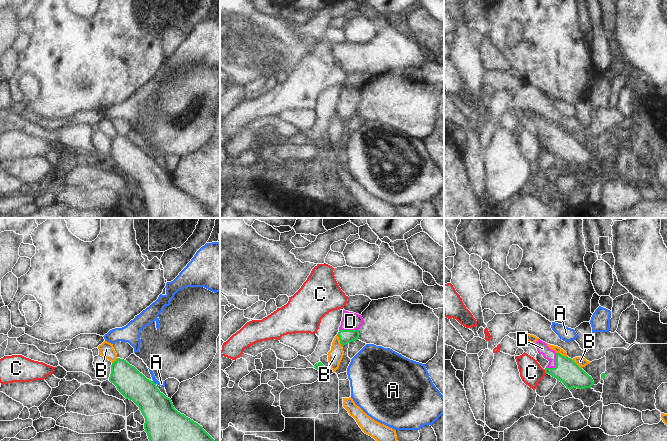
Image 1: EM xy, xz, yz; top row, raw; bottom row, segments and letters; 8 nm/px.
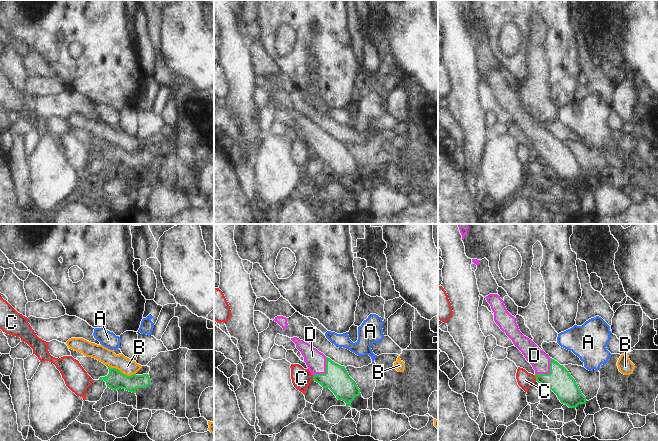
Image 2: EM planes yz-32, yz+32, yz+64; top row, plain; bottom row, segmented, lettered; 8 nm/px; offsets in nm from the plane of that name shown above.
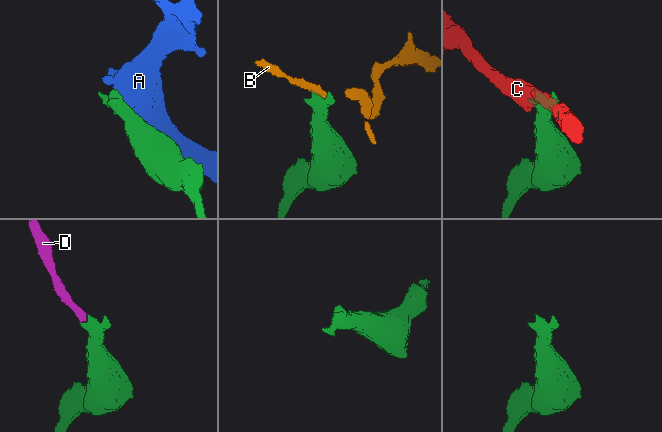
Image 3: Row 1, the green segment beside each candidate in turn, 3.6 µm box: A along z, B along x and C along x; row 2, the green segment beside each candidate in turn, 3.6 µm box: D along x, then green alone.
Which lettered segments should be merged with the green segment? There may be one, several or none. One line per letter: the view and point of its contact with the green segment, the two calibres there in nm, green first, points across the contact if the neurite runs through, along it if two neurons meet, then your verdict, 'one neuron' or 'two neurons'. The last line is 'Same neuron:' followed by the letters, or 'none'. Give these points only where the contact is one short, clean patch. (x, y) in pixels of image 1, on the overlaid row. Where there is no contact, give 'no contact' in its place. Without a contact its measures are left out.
A: xy (154, 383) | 260/50 nm | along xy (152, 381), (155, 384) | two neurons
B: yz (561, 355) | 190/50 nm | along yz (556, 352), (568, 358) | two neurons
C: yz (545, 371) | 190/180 nm | along yz (543, 369), (546, 373) | two neurons
D: yz (556, 364) | 190/90 nm | across yz (566, 371), (556, 364), (542, 348) | one neuron
Same neuron: D

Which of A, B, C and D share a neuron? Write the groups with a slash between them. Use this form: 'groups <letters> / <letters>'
groups A / B / C / D

